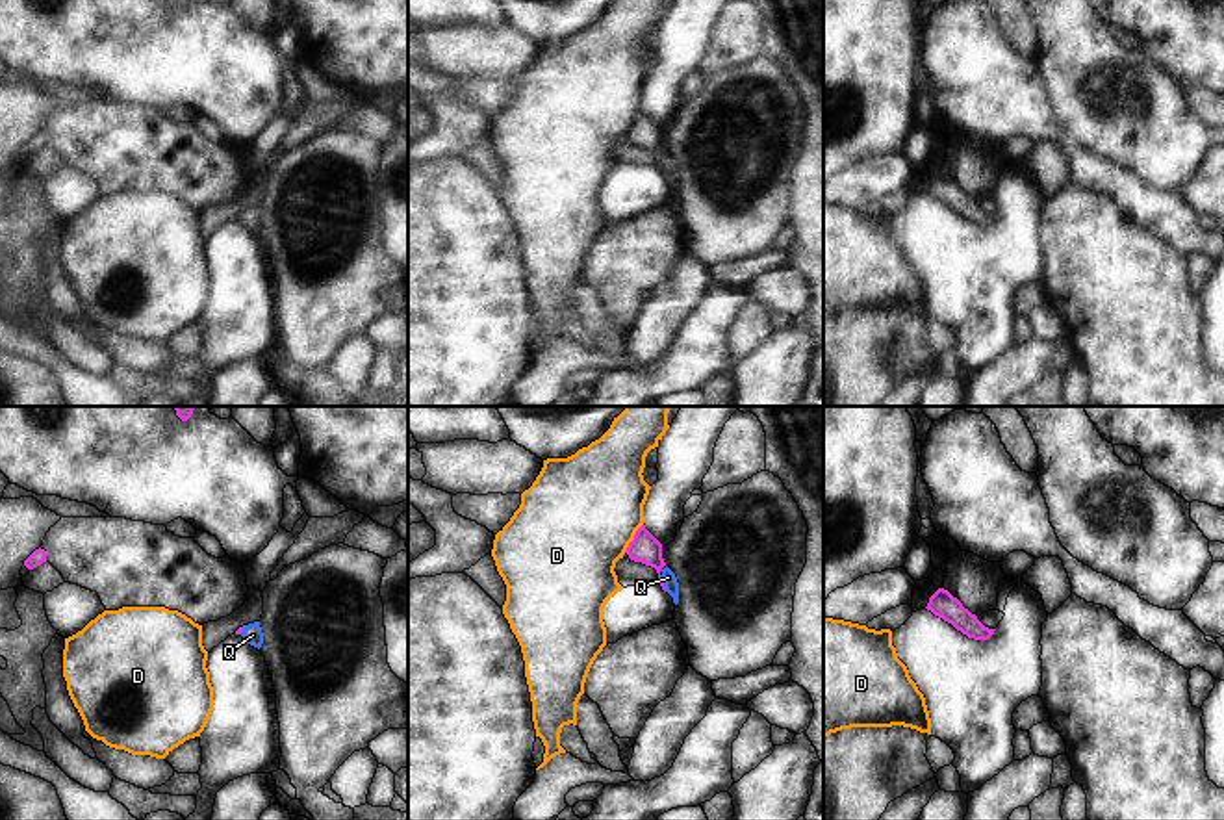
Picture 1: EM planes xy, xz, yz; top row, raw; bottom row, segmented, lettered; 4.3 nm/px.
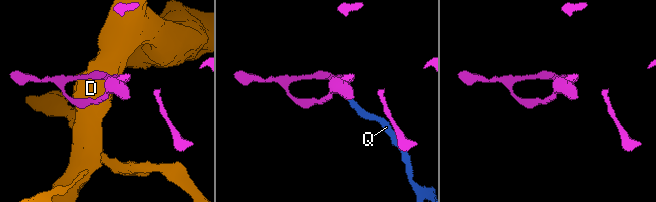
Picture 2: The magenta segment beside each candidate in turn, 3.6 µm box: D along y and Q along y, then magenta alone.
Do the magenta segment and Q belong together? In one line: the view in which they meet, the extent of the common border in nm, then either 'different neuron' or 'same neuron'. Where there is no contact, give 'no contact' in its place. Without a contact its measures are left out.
contact in xz; length 80 nm; same neuron

